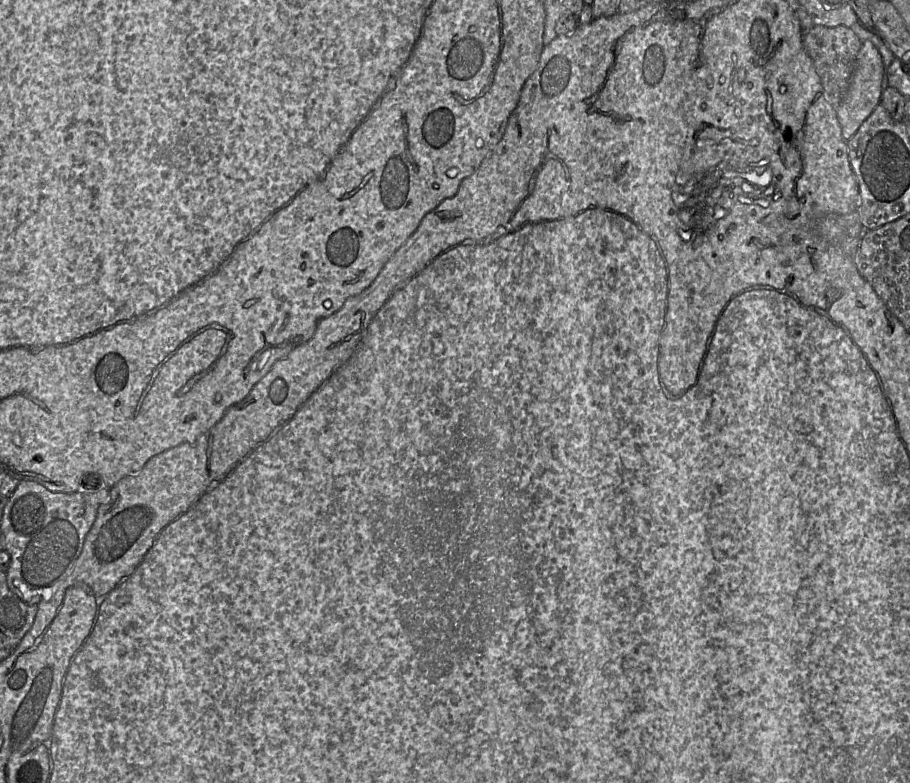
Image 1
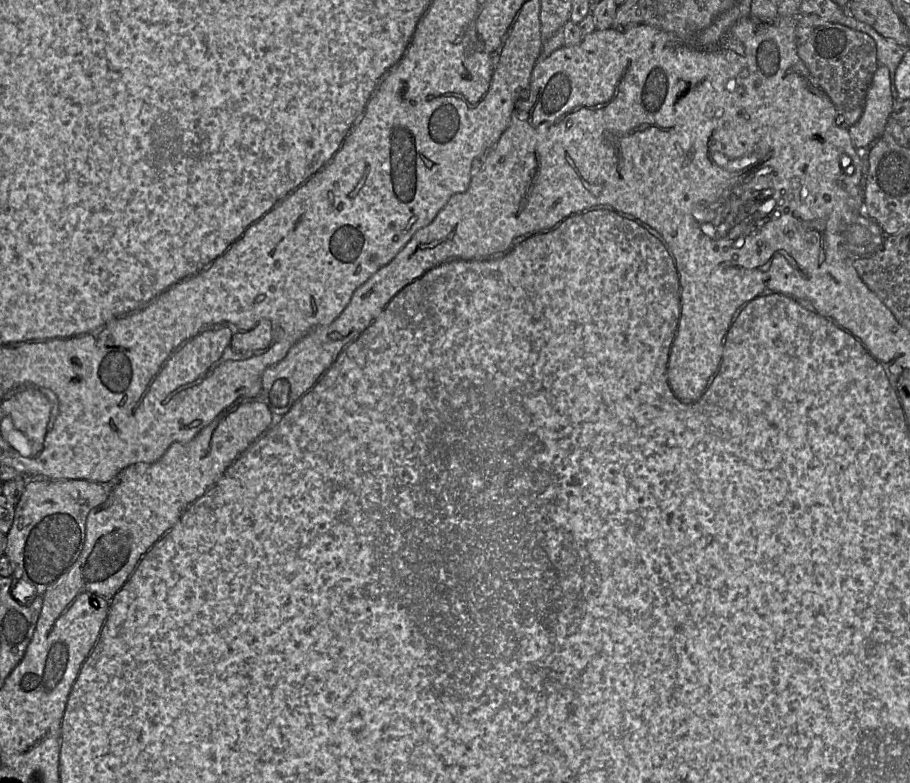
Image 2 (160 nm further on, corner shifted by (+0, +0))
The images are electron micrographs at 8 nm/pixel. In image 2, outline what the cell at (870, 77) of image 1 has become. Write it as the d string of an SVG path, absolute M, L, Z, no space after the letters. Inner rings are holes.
M878 66L867 91L866 102L860 119L849 127L853 146L865 151L884 133L893 108L889 70Z

